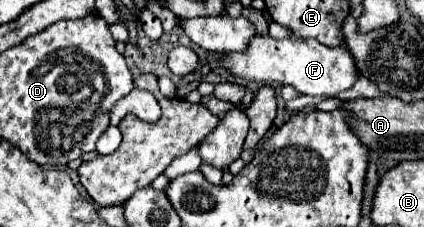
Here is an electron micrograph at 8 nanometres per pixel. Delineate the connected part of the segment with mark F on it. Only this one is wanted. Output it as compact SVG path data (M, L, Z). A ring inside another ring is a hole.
M253 36L253 42L243 52L237 54L219 54L219 62L223 68L229 70L229 74L243 78L247 82L277 82L277 84L289 84L301 94L311 94L311 96L335 96L343 90L349 90L359 74L355 68L355 60L349 54L345 46L329 48L319 44L317 40L309 38L297 38L289 36L283 40L275 40L271 36Z

